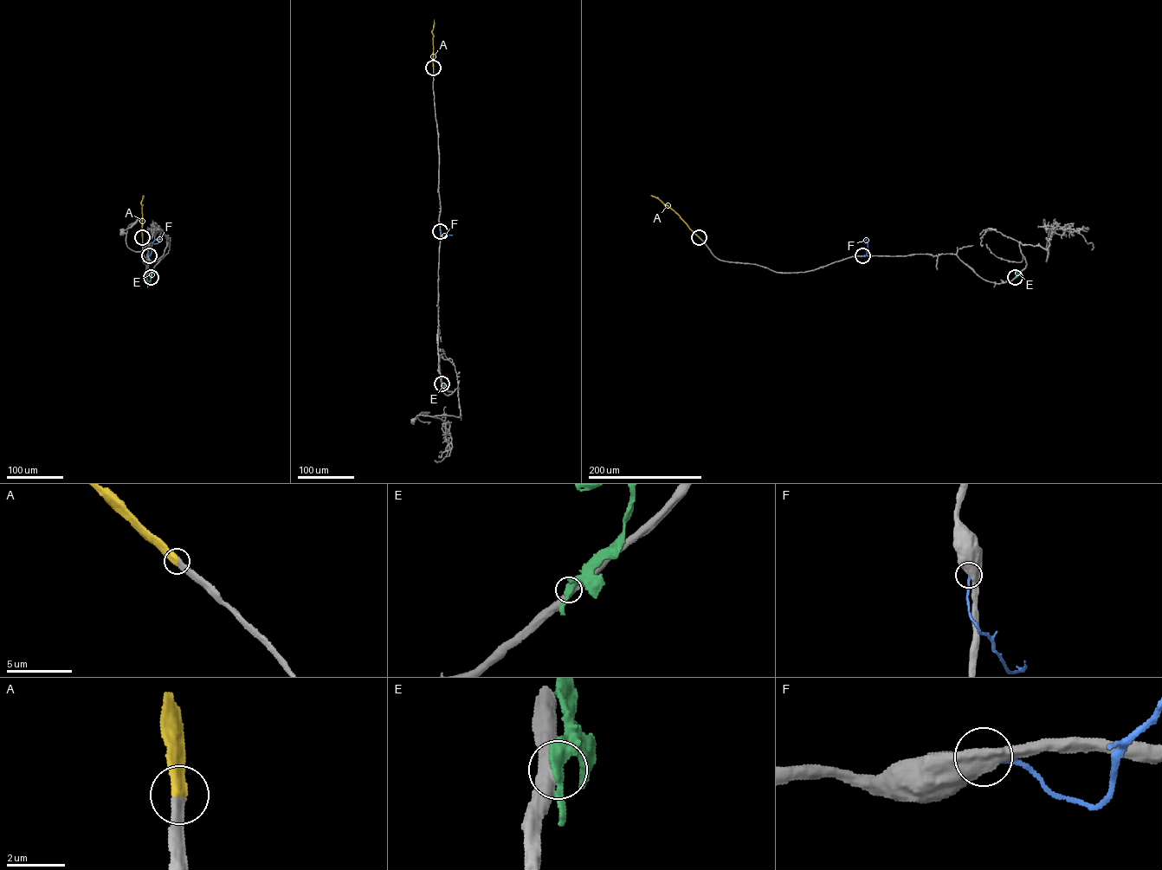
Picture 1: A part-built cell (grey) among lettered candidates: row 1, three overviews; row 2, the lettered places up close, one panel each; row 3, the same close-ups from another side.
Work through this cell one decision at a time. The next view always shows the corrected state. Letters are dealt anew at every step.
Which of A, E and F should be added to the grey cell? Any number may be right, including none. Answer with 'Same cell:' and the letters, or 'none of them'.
Same cell: A

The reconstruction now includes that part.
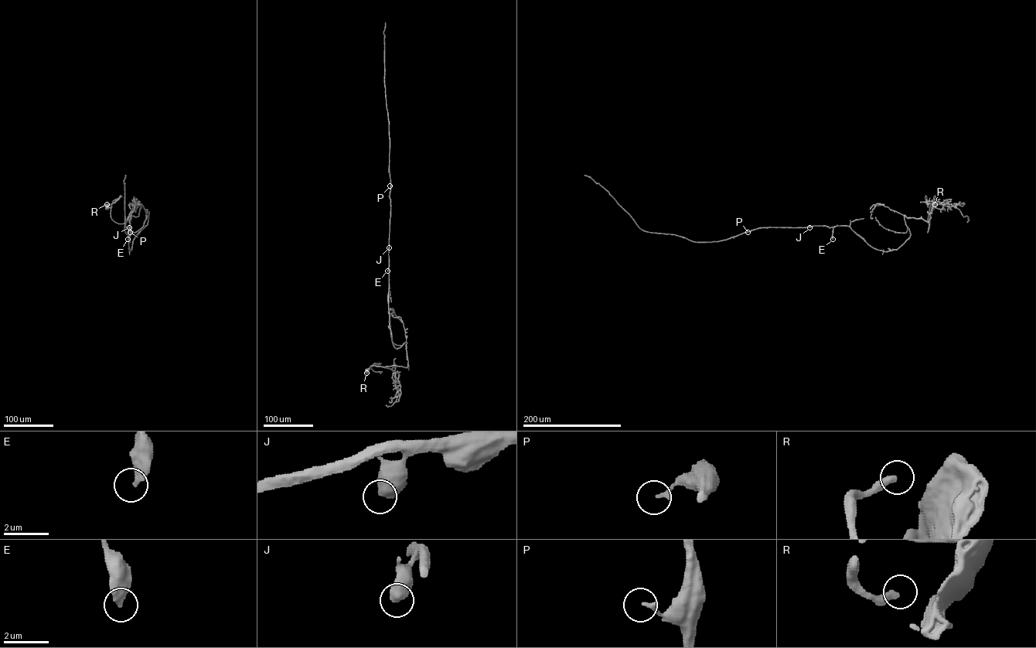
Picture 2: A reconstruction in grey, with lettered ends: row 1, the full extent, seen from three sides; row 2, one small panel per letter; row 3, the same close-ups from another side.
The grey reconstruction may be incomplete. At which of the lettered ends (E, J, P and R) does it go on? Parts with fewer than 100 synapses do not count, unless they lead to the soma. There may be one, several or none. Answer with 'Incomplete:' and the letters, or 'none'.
Incomplete: none

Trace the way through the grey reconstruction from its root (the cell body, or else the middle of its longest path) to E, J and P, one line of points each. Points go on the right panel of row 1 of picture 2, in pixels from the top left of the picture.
E: (932, 207), (928, 232), (904, 216), (911, 235), (897, 249), (847, 226), (833, 239)
J: (932, 207), (928, 232), (928, 222), (904, 216), (910, 237), (887, 251), (872, 247), (848, 226), (809, 227)
P: (932, 207), (928, 232), (928, 222), (904, 216), (910, 237), (887, 251), (872, 247), (847, 226), (748, 232)

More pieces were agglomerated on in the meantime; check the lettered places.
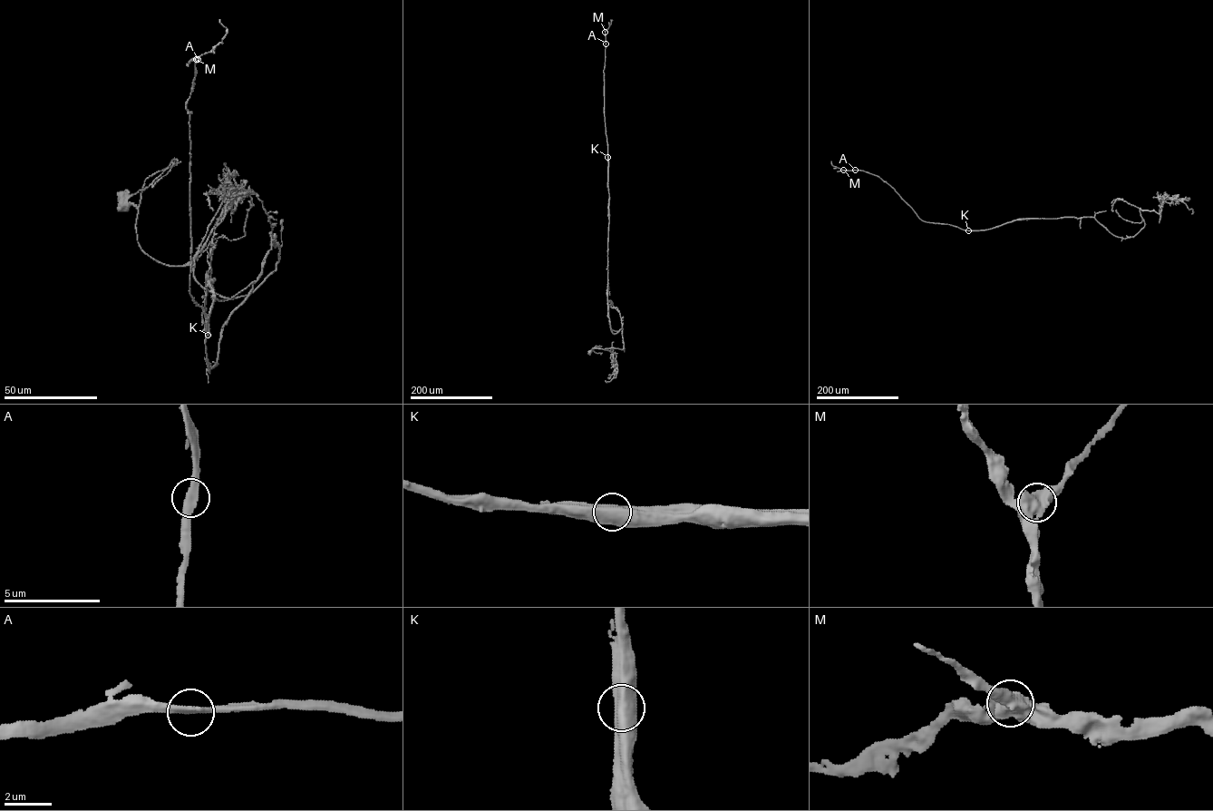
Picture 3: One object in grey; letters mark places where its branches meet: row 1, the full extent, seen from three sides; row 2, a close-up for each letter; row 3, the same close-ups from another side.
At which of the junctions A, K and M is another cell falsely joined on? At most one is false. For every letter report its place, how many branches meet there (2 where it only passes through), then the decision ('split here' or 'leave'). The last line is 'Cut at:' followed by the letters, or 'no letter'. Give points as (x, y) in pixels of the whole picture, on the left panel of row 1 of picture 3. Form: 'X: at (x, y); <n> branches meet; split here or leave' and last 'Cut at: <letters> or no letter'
A: at (198, 59); 2 branches meet; leave
K: at (208, 335); 2 branches meet; split here
M: at (196, 59); 2 branches meet; leave
Cut at: K

